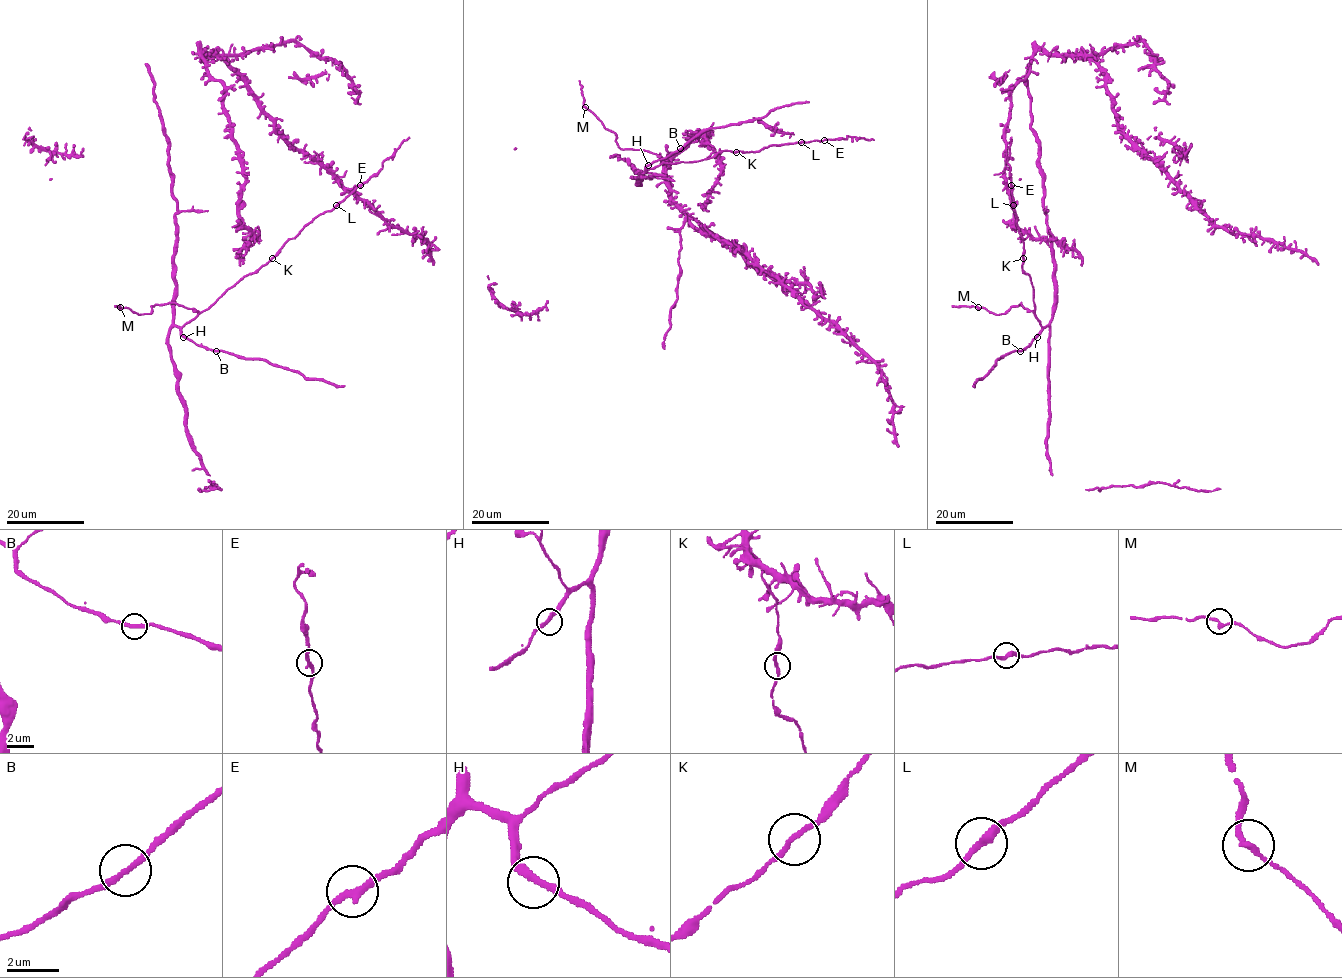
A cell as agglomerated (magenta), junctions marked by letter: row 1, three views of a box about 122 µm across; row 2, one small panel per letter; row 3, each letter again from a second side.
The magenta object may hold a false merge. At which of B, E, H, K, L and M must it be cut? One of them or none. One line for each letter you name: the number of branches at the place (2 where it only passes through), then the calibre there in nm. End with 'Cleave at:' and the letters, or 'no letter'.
Cleave at: no letter

